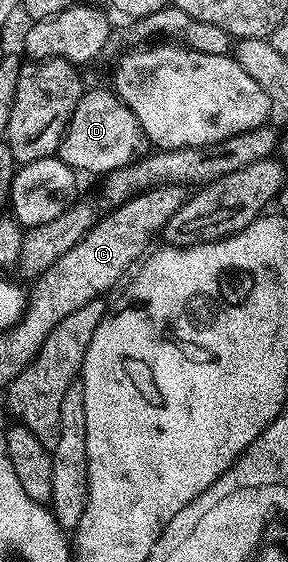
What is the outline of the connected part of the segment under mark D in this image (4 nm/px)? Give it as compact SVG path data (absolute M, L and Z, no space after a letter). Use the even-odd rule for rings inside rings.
M87 89L70 117L70 123L58 146L57 157L75 172L82 170L86 174L111 174L116 168L124 168L130 162L136 162L148 150L148 139L140 128L140 120L118 98L113 89Z

